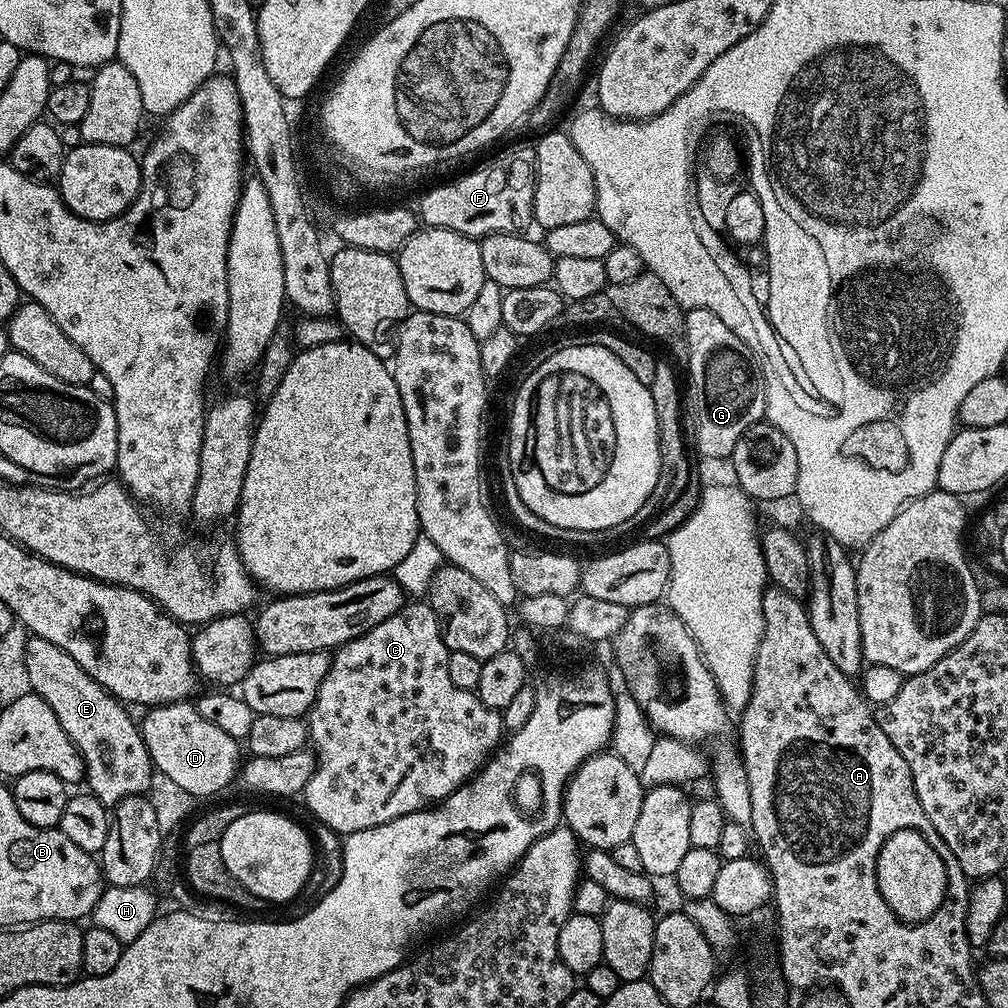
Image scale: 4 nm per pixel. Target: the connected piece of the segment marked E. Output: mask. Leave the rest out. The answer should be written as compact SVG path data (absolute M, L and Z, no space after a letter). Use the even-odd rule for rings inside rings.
M29 635L23 641L25 668L31 691L44 699L54 710L54 718L66 730L70 742L84 760L87 791L106 806L115 806L127 796L142 796L149 790L154 777L152 759L146 750L144 736L127 707L104 689L66 650L46 642L46 638Z

